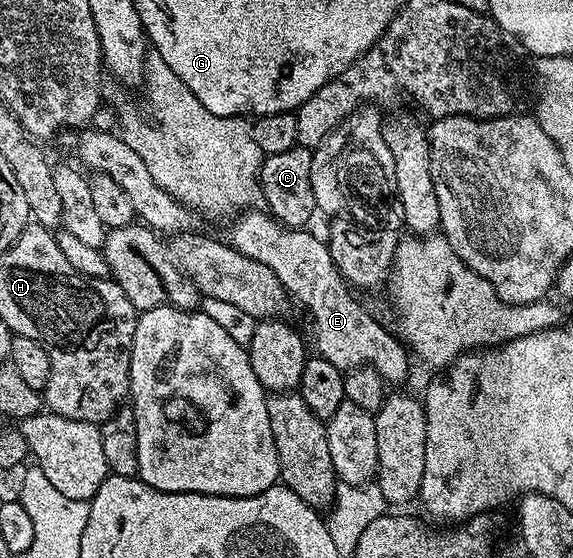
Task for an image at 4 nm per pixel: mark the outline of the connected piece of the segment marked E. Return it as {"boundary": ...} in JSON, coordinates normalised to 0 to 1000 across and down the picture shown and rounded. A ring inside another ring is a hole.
{"boundary":[[[454,373],[435,375],[412,394],[401,425],[403,439],[415,452],[464,473],[464,480],[485,495],[508,539],[531,547],[532,559],[545,568],[541,613],[548,627],[551,618],[550,633],[557,640],[576,645],[583,659],[602,667],[620,663],[630,652],[651,656],[660,674],[667,674],[677,688],[710,681],[712,622],[689,597],[677,599],[675,588],[660,572],[647,570],[635,557],[634,545],[620,534],[623,529],[590,487],[564,425],[550,427],[538,409],[497,409]]]}

